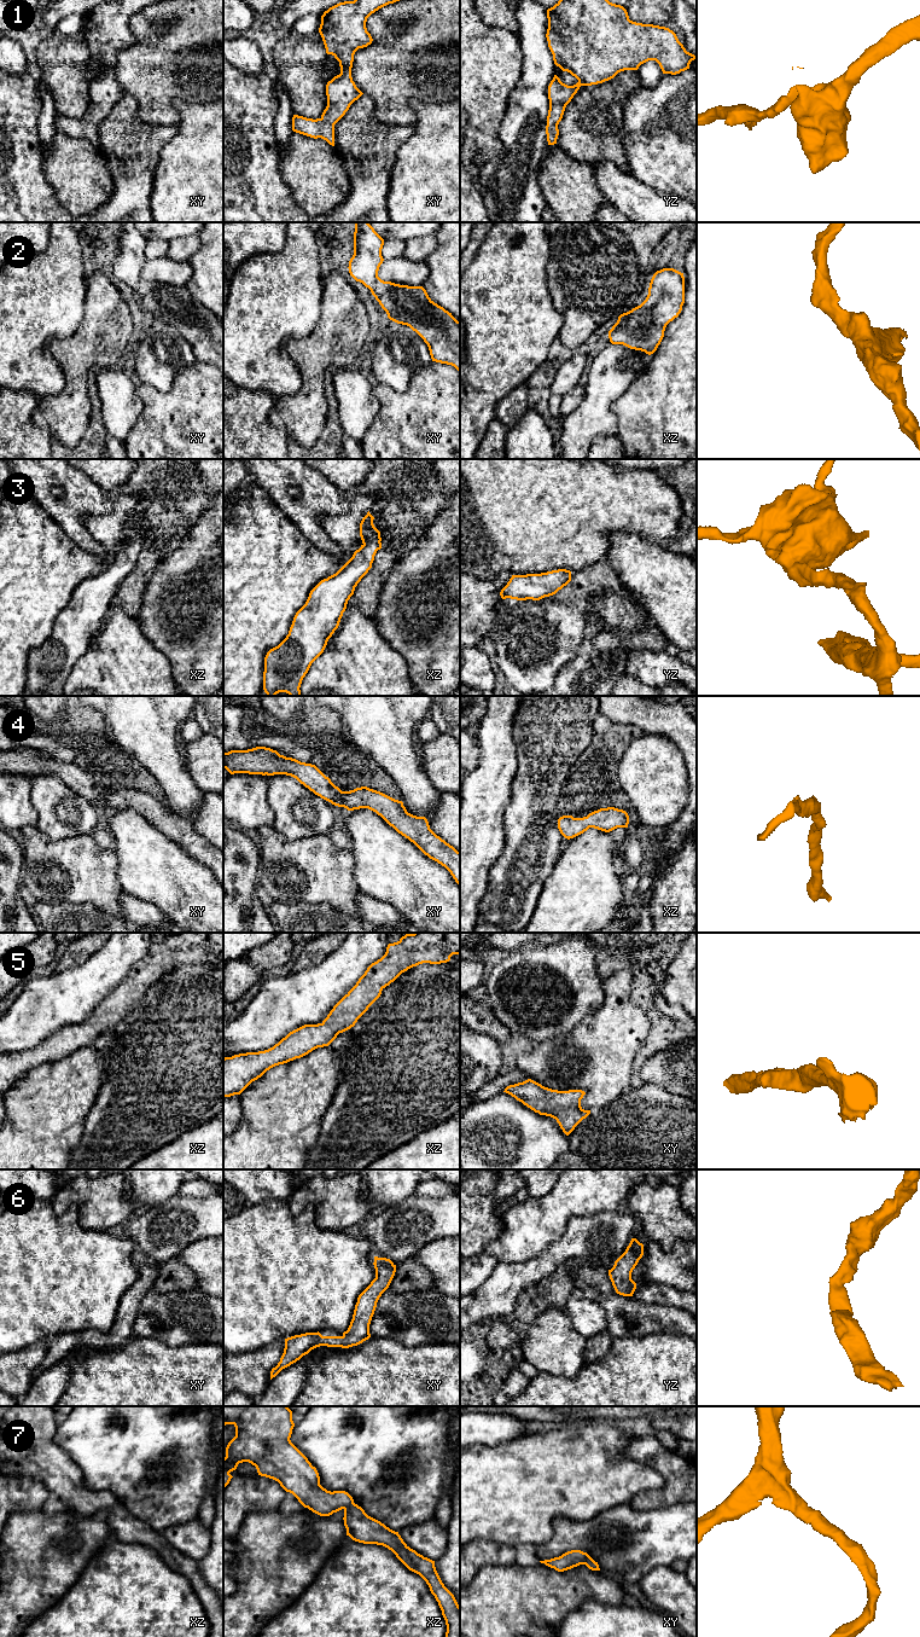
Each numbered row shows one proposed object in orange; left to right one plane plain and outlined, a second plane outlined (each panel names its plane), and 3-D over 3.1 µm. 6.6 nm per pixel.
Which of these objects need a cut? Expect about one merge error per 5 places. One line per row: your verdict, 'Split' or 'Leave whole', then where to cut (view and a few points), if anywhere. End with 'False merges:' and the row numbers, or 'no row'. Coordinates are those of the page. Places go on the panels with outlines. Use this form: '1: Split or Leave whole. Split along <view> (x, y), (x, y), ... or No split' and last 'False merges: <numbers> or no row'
1: Leave whole. No split
2: Leave whole. No split
3: Leave whole. No split
4: Leave whole. No split
5: Leave whole. No split
6: Leave whole. No split
7: Leave whole. No split
False merges: no row

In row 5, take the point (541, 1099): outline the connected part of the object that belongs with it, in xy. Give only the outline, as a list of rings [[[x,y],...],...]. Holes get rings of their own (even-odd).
[[[528,1079],[507,1086],[503,1092],[535,1113],[555,1119],[566,1136],[590,1114],[590,1110],[581,1107],[581,1099],[586,1095],[582,1090],[558,1091]]]

